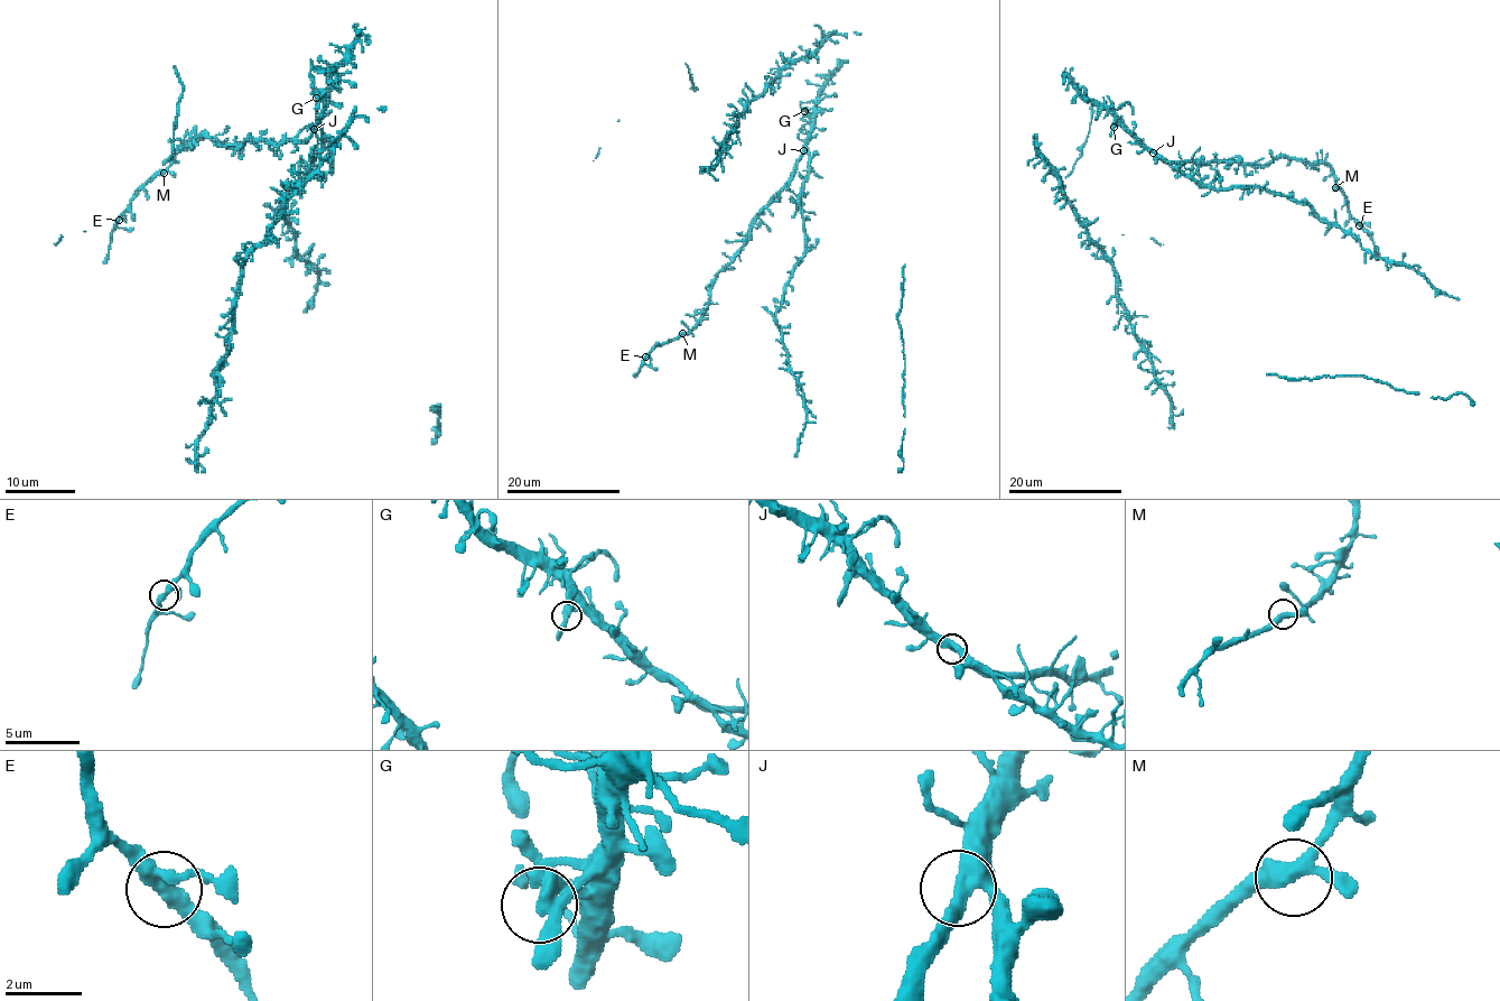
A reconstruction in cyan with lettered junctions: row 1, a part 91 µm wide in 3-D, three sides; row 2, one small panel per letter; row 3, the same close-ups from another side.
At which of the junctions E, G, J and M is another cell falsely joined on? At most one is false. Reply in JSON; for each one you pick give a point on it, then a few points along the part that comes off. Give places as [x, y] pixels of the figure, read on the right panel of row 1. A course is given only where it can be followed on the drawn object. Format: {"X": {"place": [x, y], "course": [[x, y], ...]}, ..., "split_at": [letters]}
{"split_at": []}

